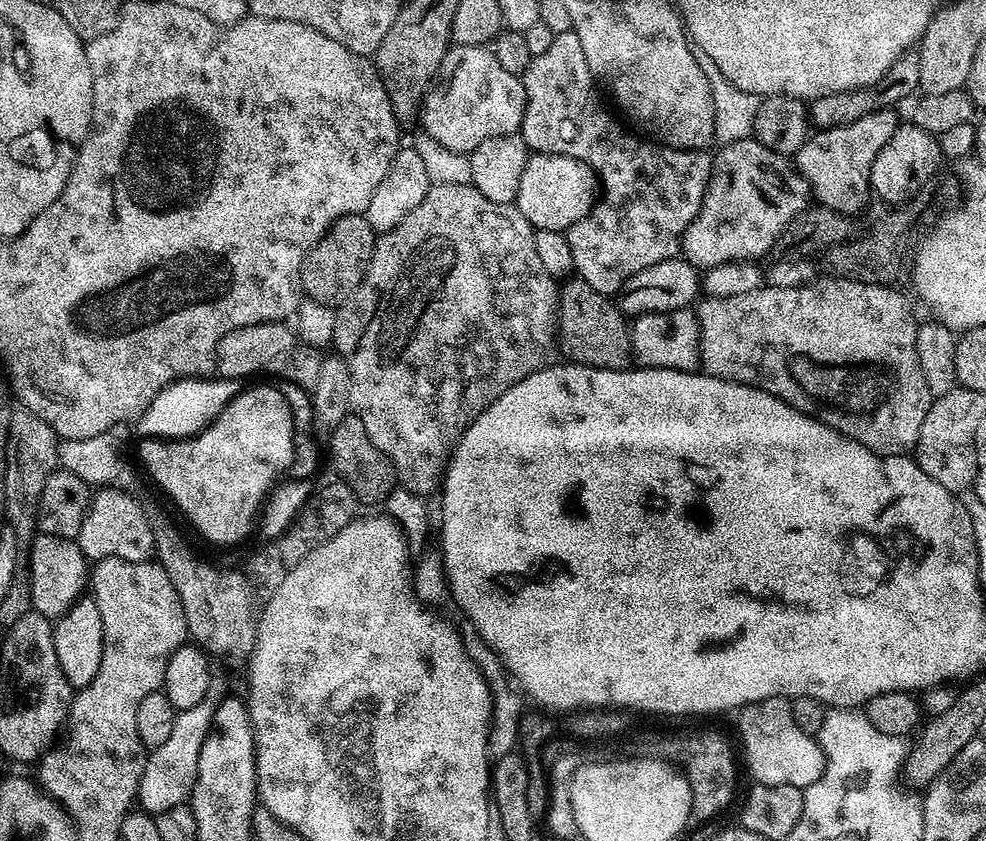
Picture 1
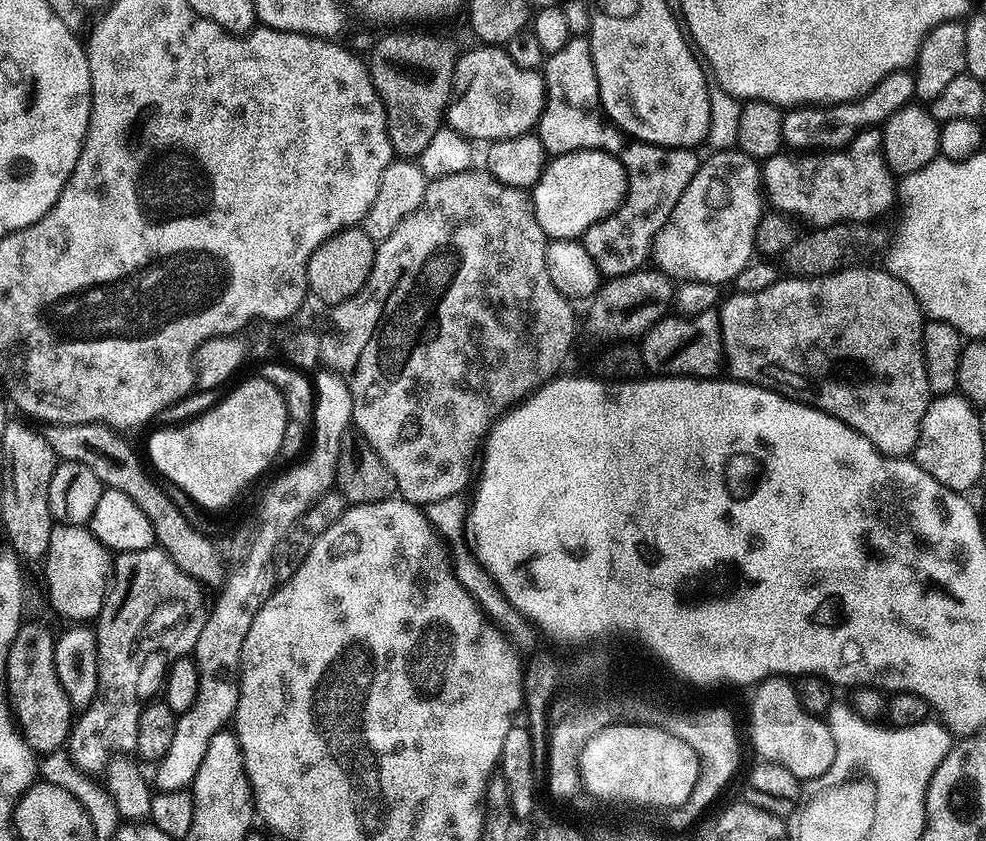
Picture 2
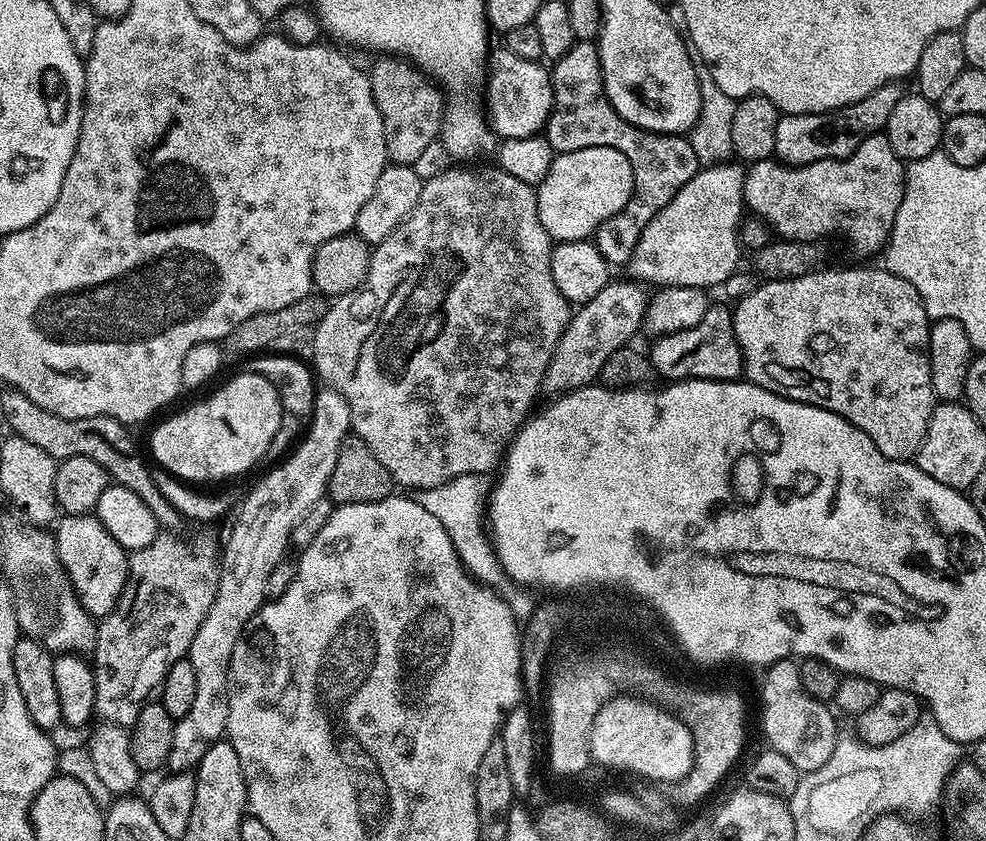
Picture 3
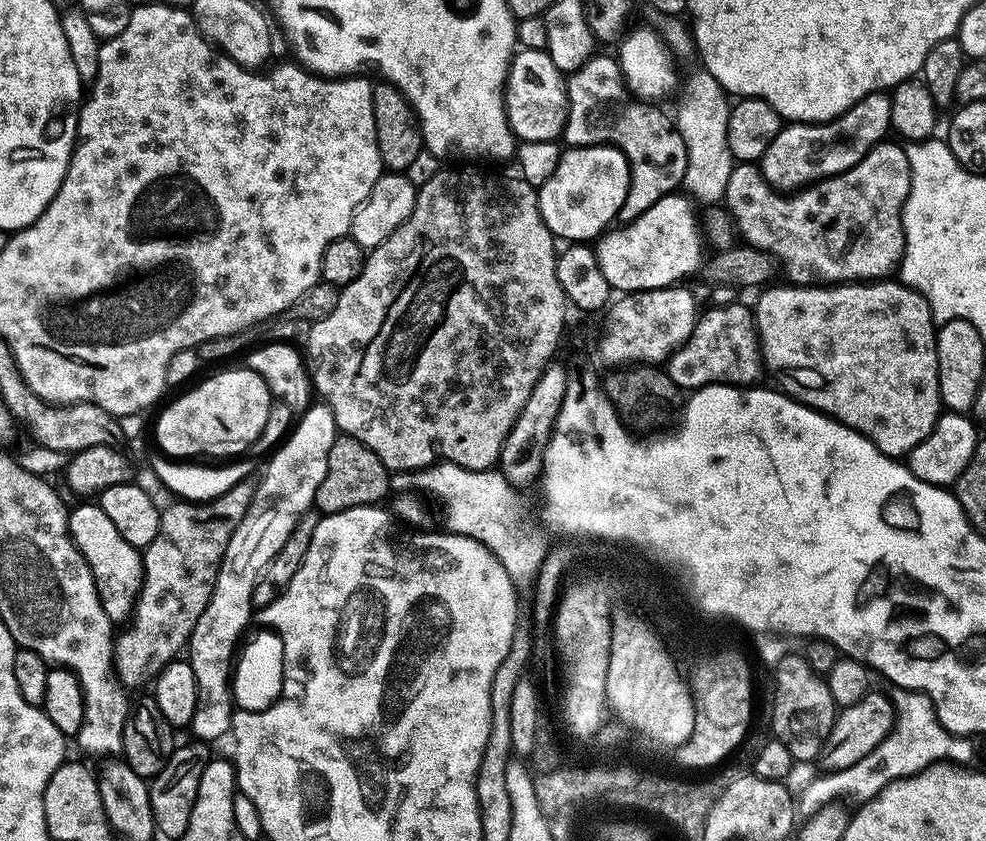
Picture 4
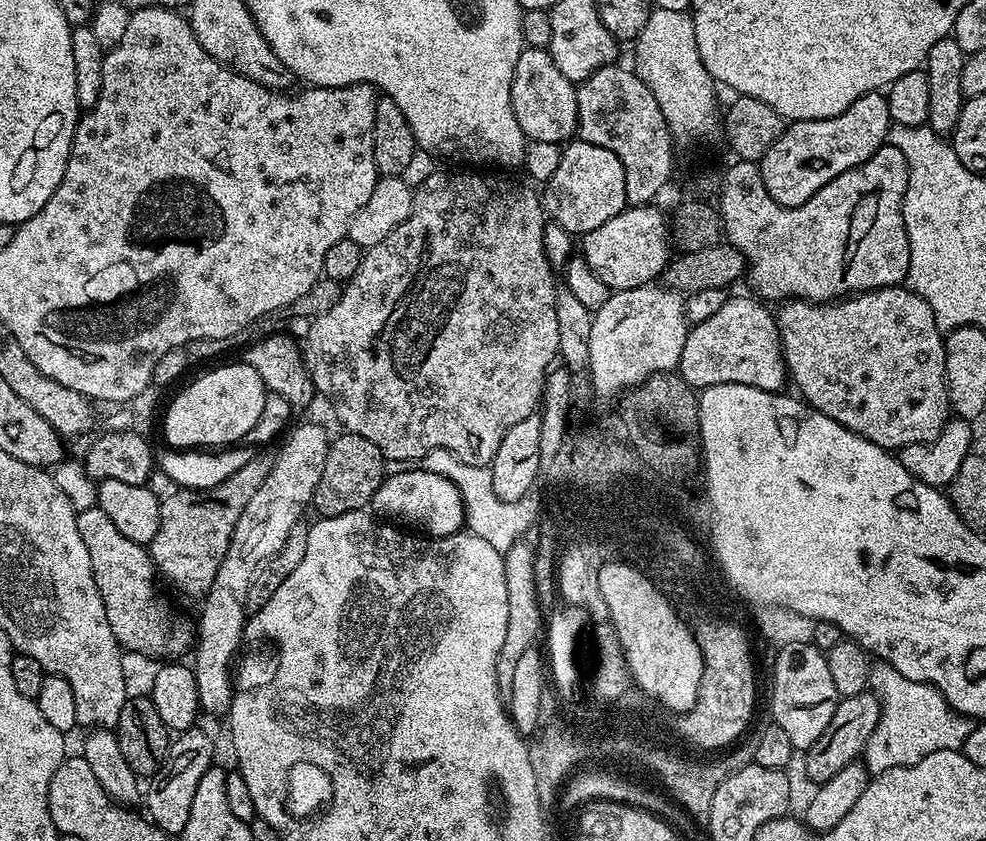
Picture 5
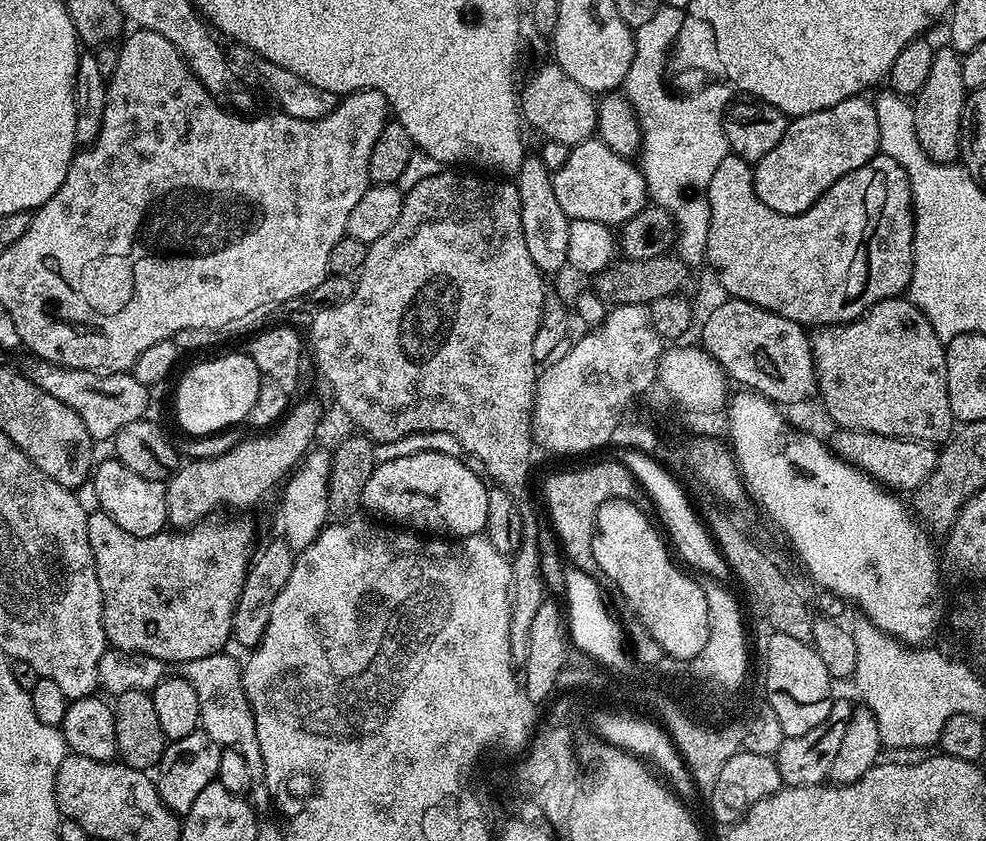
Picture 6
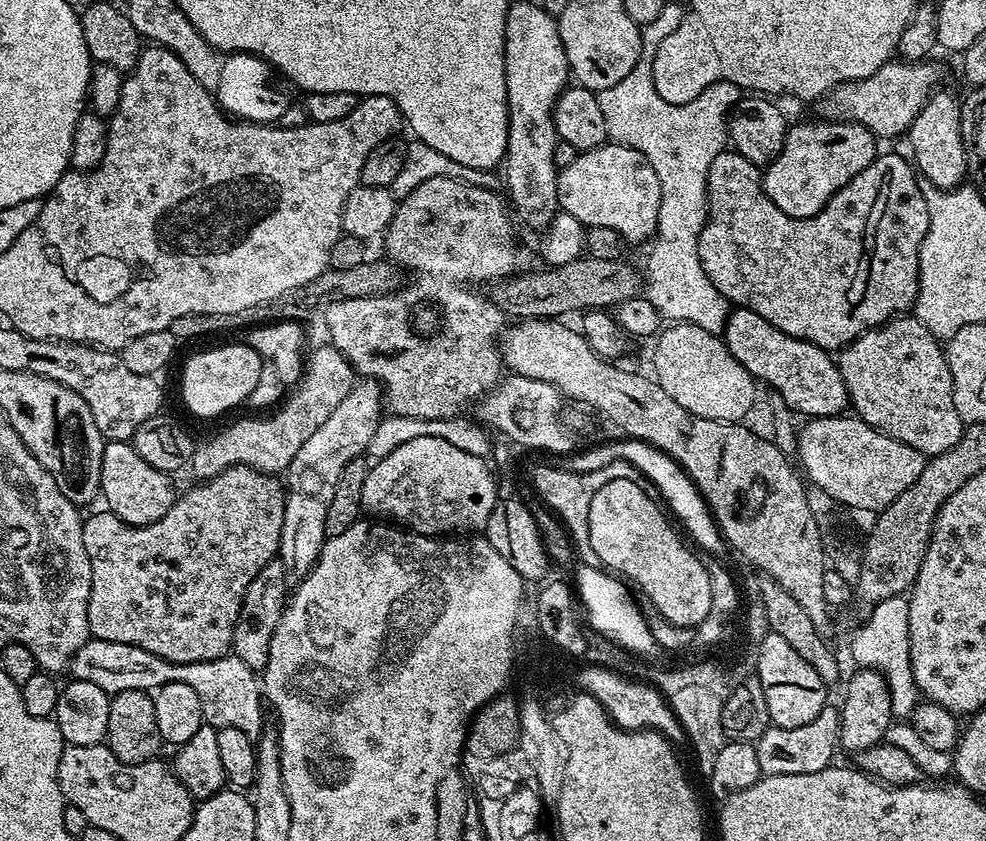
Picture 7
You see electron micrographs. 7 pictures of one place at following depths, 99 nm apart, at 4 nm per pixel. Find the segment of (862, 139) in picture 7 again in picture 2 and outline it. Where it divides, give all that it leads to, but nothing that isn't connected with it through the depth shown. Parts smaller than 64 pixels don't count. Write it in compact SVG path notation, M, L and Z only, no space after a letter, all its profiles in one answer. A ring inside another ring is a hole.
M901 70L886 74L878 86L867 94L846 104L831 106L792 106L784 112L782 130L785 145L792 150L835 150L846 148L865 128L883 125L899 108L913 103L916 95L916 77L911 71Z

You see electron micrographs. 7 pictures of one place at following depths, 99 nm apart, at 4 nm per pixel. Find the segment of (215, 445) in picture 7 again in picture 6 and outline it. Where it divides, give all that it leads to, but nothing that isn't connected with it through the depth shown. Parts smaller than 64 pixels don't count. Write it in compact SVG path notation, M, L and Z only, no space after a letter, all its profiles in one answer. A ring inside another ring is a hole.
M304 400L301 404L293 403L290 411L271 430L252 434L249 440L220 452L217 456L208 456L205 460L192 460L181 463L166 482L166 506L168 507L168 524L176 530L187 530L194 524L209 519L211 512L216 512L225 504L228 508L246 508L256 504L276 483L279 485L308 455L313 447L312 439L320 428L320 408L312 400Z

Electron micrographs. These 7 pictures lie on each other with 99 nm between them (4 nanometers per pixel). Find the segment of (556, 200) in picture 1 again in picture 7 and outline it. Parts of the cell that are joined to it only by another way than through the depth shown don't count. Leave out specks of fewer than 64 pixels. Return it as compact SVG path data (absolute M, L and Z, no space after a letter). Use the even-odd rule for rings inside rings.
M609 142L589 152L581 152L574 158L574 162L570 162L570 166L559 169L556 185L561 209L574 214L574 218L581 220L585 226L610 227L629 245L655 237L662 190L658 186L658 174L654 174L654 166L650 166L650 162L638 150Z

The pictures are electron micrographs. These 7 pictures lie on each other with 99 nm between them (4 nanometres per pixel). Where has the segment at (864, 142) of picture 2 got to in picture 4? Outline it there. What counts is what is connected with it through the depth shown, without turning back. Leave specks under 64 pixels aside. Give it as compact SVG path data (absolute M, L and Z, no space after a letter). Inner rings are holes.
M881 142L876 144L862 157L859 162L850 170L839 172L837 176L828 176L824 180L817 180L815 184L809 184L791 194L785 194L766 182L766 178L760 173L759 167L752 162L740 162L735 165L730 174L730 182L726 182L726 194L723 203L726 205L729 214L736 220L736 228L741 237L745 236L747 243L754 248L761 248L771 253L782 263L782 272L789 276L791 283L796 286L831 286L845 282L872 282L877 278L884 278L888 272L899 265L900 259L904 257L904 203L910 190L910 162L908 153L899 143L888 144Z

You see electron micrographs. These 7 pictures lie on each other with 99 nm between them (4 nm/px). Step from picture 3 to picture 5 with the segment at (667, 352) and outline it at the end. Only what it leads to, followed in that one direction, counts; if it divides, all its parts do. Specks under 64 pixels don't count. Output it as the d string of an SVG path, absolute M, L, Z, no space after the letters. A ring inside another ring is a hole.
M729 295L728 301L706 322L689 327L678 371L691 388L703 390L711 384L741 384L767 392L783 389L786 365L773 309L768 309L771 307L755 295L747 295Z

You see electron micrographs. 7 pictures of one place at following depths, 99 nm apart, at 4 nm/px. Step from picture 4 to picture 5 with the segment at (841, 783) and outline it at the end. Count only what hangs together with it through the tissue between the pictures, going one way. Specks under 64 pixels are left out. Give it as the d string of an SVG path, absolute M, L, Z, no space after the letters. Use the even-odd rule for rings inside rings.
M876 662L873 663L868 675L868 691L873 692L880 700L880 721L874 734L868 739L868 747L862 753L869 773L885 772L894 766L913 764L926 758L926 754L930 754L934 750L963 749L964 739L970 731L969 721L953 712L948 704L948 699L941 694L935 685L911 680L900 674L898 670L894 670L892 664Z

